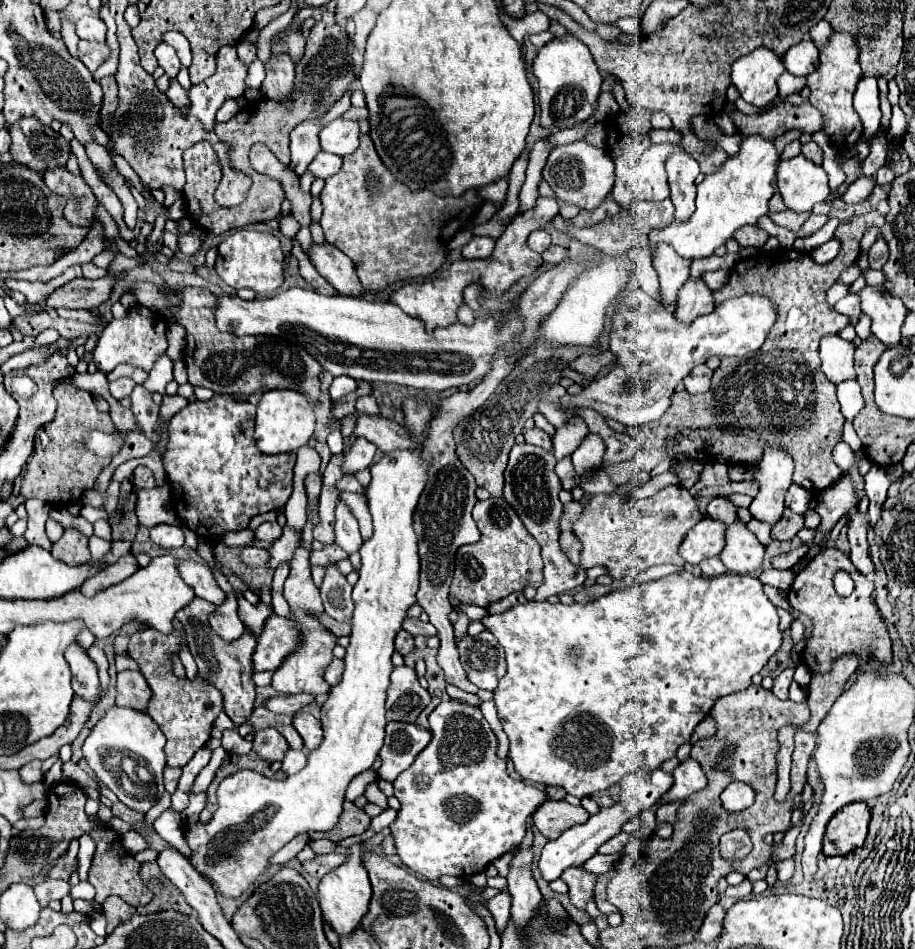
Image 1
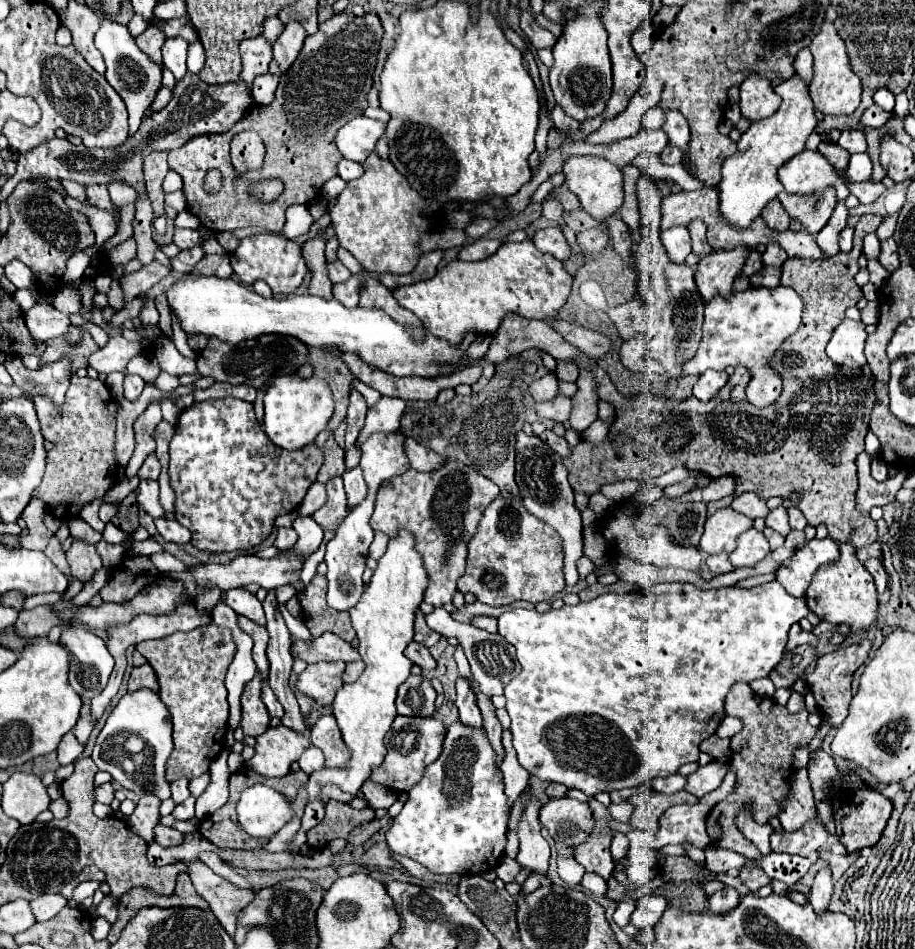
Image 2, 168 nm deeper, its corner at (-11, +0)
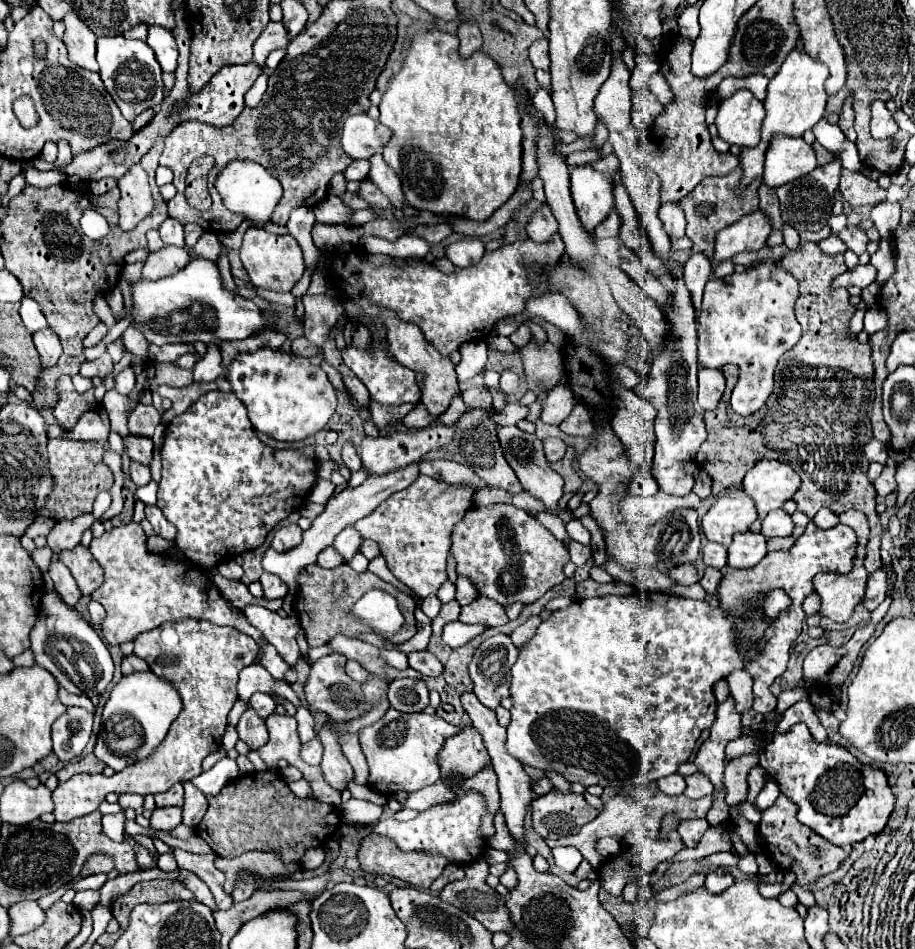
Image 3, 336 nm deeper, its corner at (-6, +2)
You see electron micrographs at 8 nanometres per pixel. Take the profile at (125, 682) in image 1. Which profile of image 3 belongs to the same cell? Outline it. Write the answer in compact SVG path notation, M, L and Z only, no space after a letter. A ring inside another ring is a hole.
M136 655L124 657L124 661L122 661L122 675L132 675L132 673L136 673L136 671L146 671L146 669L148 669L146 661L142 661L142 659L136 657Z

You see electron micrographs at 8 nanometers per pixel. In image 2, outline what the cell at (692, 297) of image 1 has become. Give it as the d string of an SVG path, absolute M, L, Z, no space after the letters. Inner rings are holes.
M733 247L729 251L713 251L699 261L695 281L705 301L715 295L731 293L733 281L741 273L749 251L749 247Z

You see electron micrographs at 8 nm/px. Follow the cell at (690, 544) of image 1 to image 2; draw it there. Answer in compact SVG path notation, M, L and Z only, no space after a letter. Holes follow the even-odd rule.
M721 507L707 519L699 547L709 555L731 553L737 545L737 537L751 527L753 519L739 515L739 511L733 511L733 507Z

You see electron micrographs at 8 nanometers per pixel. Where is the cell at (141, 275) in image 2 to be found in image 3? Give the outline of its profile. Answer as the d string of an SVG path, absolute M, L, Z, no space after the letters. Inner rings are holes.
M172 245L164 247L164 249L148 255L144 269L142 269L142 279L156 281L156 279L168 277L168 275L180 271L188 261L190 261L190 249L188 247L180 247L180 249L176 249Z

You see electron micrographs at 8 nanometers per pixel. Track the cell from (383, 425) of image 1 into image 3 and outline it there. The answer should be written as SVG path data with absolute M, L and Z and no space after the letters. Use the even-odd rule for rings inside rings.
M420 459L420 473L422 475L428 475L432 479L440 479L444 483L450 483L450 485L474 485L476 489L482 489L486 487L484 481L480 481L472 469L460 465L460 463L454 463L454 461L446 461L446 459L436 459L436 461L430 461L430 459Z

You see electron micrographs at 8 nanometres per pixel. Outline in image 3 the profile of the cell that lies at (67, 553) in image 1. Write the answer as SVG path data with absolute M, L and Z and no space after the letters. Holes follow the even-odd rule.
M76 545L74 549L62 551L58 559L70 569L72 577L76 579L82 595L90 595L102 583L102 569L92 553L84 545Z

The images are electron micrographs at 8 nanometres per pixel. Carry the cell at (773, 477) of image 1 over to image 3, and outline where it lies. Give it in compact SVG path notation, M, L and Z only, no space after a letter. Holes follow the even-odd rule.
M782 509L770 511L762 521L762 535L766 537L788 537L792 535L792 529L794 529L794 523L790 515L784 513Z

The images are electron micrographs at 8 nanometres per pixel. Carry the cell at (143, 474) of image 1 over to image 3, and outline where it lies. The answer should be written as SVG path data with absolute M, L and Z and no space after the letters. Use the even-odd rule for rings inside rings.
M128 435L124 443L128 447L128 455L130 455L132 461L142 463L142 465L150 465L152 463L152 439Z

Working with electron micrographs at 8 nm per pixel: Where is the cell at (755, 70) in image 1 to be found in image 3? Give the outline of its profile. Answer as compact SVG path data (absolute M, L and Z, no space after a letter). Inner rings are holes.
M748 89L736 91L730 99L720 101L716 117L718 135L730 145L756 147L760 143L760 129L766 117L766 109L760 99Z

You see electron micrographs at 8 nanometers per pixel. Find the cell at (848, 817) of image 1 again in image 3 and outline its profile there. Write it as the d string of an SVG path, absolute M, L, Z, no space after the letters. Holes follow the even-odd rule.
M796 723L784 735L776 733L768 737L760 749L760 765L766 769L766 775L774 775L778 779L780 791L788 795L794 803L798 803L798 821L812 827L824 839L840 847L860 843L866 837L880 833L894 809L894 795L882 769L872 769L870 765L858 763L852 753L848 753L844 747L832 745L830 741L816 743L804 723Z

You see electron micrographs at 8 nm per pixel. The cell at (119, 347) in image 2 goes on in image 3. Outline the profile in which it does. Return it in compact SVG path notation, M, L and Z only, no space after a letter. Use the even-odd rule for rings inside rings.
M104 353L102 357L94 359L94 361L84 361L82 367L80 367L80 375L84 377L100 377L104 379L108 373L112 373L112 357L108 353Z

